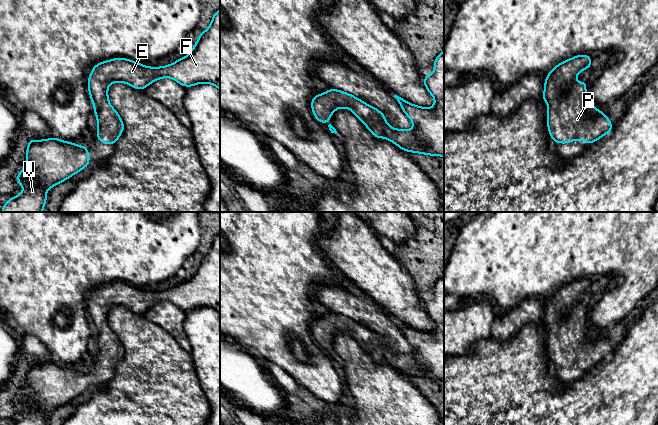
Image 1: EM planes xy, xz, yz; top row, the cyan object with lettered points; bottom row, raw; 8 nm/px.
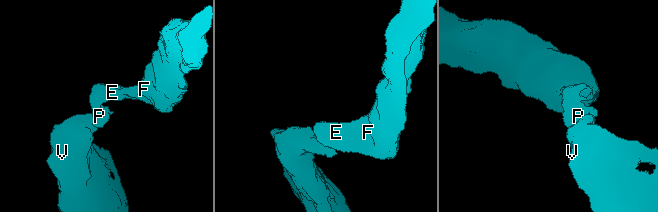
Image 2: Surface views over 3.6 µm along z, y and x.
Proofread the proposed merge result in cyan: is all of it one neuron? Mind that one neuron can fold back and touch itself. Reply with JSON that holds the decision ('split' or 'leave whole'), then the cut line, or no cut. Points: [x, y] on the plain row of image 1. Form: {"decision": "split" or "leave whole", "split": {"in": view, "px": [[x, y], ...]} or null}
{"decision": "leave whole", "split": null}

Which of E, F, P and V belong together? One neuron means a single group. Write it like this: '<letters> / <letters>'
E F P V

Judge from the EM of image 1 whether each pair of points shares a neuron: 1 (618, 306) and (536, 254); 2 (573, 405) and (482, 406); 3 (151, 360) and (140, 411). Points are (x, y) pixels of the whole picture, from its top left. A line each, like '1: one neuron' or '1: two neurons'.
1: one neuron
2: one neuron
3: one neuron

